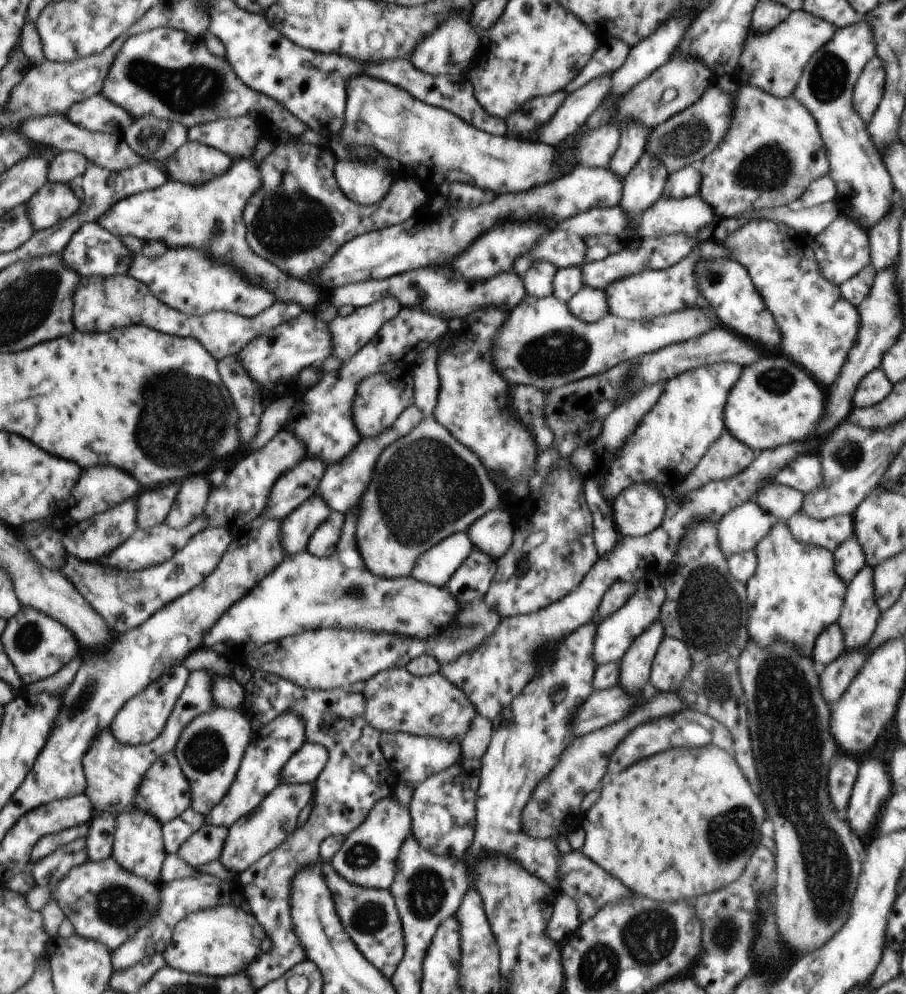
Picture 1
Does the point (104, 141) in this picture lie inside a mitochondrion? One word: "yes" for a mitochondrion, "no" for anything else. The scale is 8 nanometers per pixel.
no

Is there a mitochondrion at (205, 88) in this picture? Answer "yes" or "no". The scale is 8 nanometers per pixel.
yes

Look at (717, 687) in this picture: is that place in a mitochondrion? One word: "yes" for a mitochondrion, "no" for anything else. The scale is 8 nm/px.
yes

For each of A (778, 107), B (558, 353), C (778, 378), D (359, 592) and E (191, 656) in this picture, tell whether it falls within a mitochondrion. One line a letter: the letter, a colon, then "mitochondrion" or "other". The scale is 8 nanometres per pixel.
A: other
B: mitochondrion
C: mitochondrion
D: mitochondrion
E: other

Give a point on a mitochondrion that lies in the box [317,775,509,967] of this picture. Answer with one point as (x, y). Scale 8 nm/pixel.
(426, 889)

